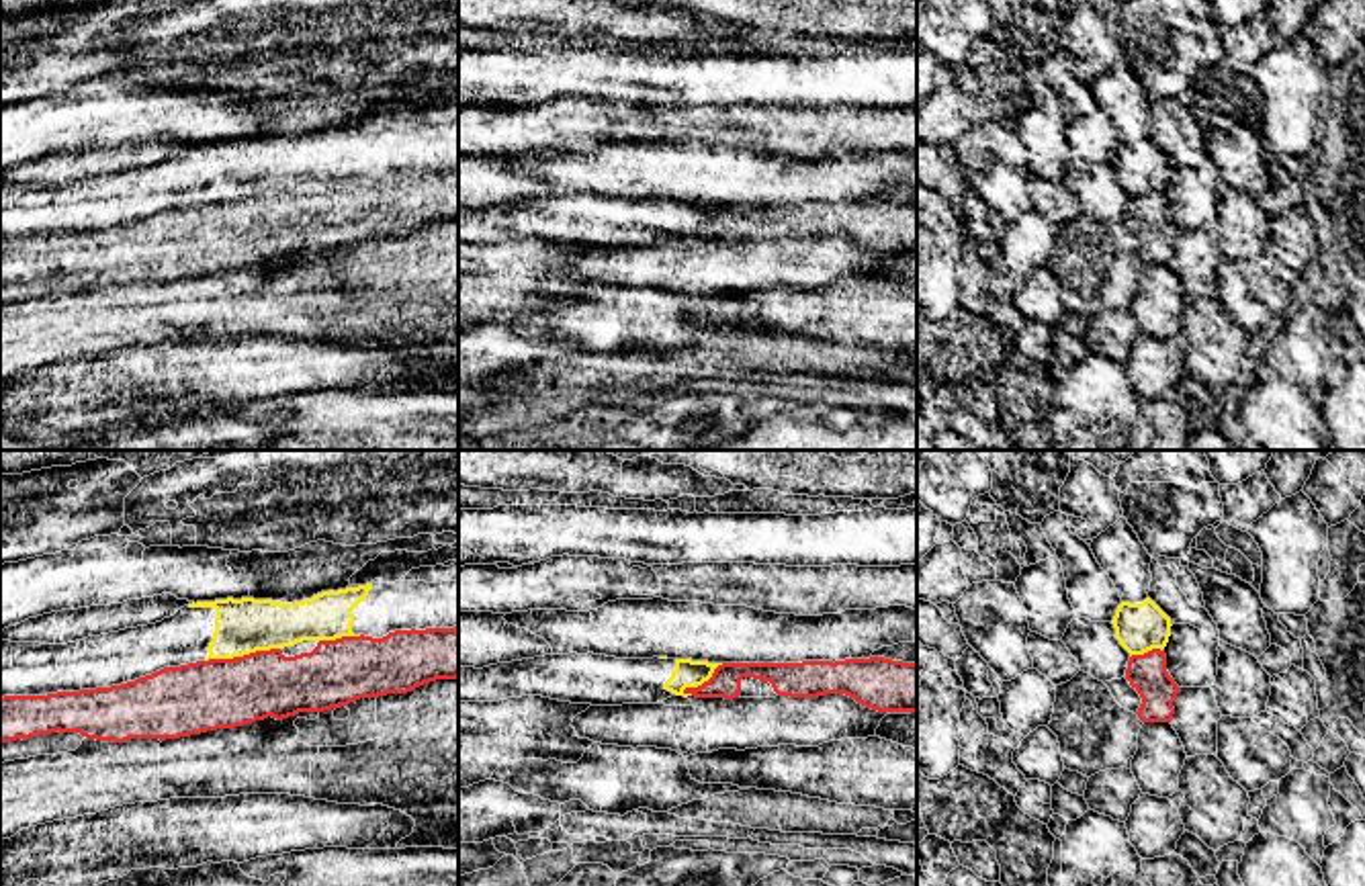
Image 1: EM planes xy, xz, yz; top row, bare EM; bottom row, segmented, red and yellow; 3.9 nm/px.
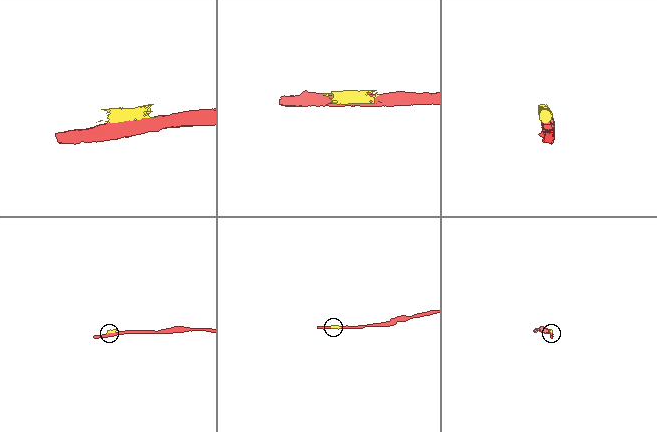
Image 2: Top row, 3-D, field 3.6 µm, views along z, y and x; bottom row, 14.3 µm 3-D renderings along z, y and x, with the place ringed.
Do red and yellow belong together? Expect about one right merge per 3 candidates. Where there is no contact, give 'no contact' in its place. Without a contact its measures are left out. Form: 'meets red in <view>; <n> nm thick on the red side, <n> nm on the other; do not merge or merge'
meets red in xy; 280 nm thick on the red side, 220 nm on the other; do not merge

